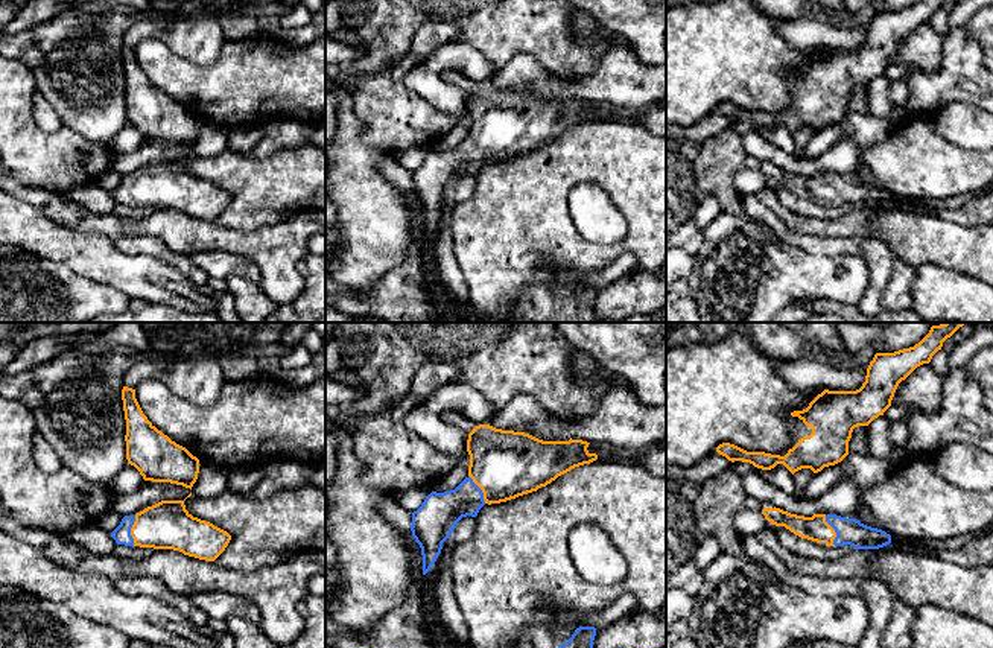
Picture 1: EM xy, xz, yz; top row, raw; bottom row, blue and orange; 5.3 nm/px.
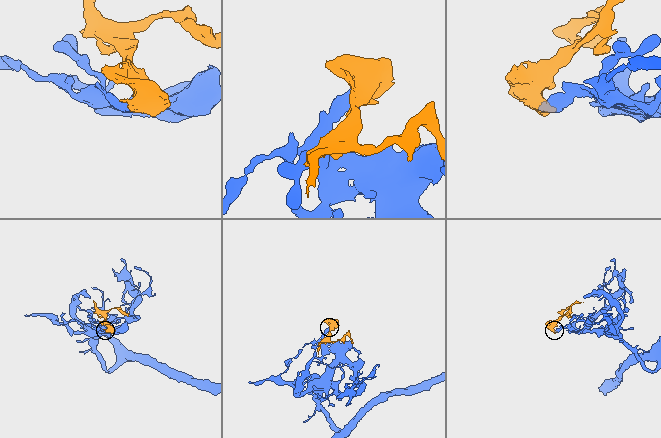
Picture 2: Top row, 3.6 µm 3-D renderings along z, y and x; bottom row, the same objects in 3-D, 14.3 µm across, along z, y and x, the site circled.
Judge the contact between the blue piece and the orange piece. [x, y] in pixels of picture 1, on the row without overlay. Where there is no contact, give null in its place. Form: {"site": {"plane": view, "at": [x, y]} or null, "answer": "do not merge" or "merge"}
{"site": {"plane": "xy", "at": [130, 190]}, "answer": "merge"}

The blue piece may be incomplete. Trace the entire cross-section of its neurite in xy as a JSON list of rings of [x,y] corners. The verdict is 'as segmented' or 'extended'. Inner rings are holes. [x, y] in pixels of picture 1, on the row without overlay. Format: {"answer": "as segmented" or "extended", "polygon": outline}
{"answer": "extended", "polygon": [[[161,160],[135,175],[125,175],[120,184],[111,192],[111,196],[117,204],[173,208],[205,221],[214,221],[231,199],[227,190],[210,181],[193,176],[186,169],[184,160]]]}

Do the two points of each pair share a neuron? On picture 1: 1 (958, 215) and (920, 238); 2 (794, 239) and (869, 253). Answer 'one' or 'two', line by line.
1: two
2: one

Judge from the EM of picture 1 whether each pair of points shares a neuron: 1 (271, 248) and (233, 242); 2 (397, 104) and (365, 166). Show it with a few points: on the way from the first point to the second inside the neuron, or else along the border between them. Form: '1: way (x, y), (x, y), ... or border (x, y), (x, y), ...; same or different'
1: way (262, 245), (242, 242); same
2: border (364, 128), (359, 139), (387, 155); different

